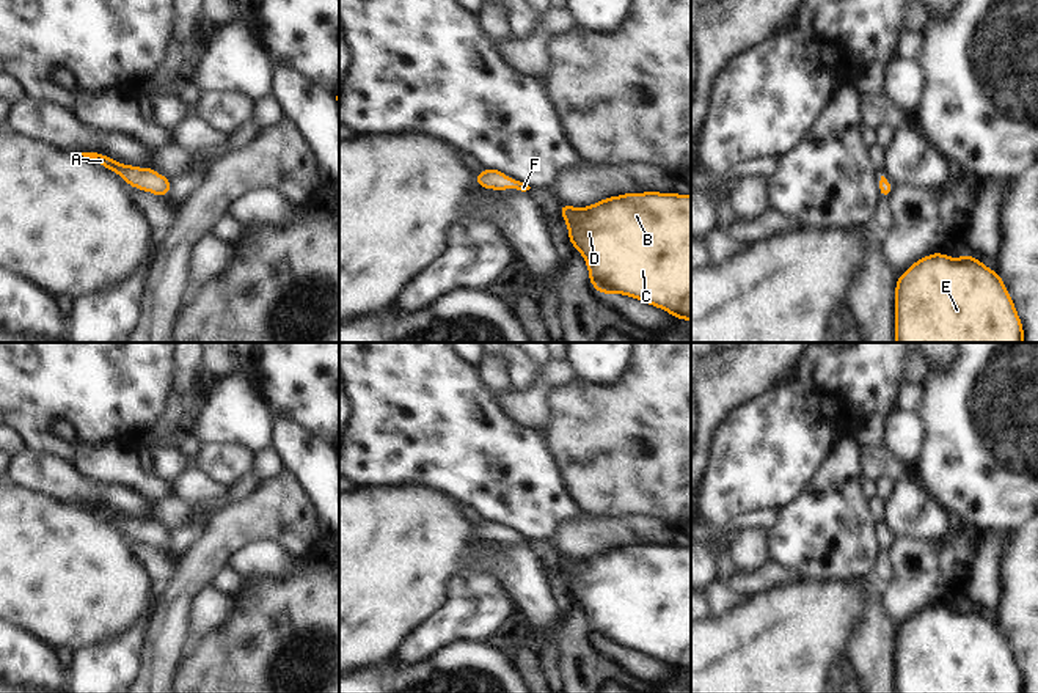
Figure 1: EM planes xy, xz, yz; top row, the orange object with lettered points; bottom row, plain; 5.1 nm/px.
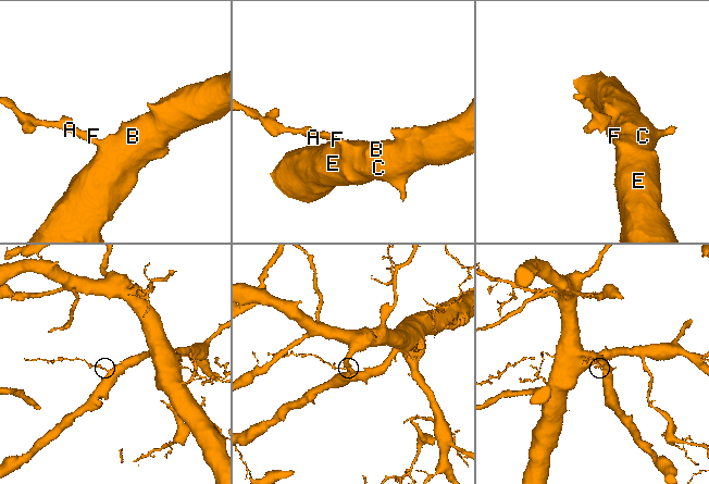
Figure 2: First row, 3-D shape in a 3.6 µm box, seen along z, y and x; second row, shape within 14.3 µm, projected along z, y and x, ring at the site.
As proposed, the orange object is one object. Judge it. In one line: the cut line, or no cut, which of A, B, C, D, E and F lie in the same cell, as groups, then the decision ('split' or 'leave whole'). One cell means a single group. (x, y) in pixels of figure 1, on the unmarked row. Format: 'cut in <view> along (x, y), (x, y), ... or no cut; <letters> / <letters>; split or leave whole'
no cut; A B C D E F; leave whole

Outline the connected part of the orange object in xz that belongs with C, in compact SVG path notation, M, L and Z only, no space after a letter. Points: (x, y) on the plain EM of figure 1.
M623 545L587 559L561 556L561 566L598 644L628 647L691 673L691 547Z

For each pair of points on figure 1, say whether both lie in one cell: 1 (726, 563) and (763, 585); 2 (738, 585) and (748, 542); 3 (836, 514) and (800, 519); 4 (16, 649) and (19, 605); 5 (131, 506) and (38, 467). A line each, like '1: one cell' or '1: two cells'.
1: two cells
2: two cells
3: one cell
4: two cells
5: one cell

